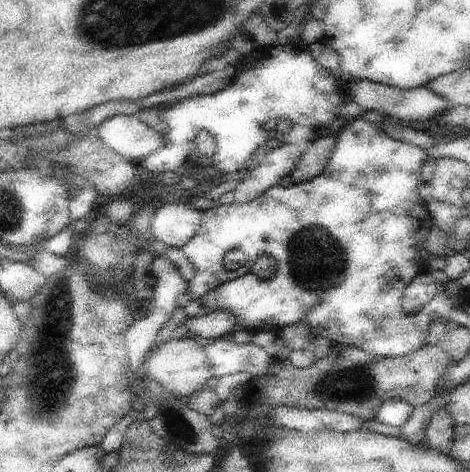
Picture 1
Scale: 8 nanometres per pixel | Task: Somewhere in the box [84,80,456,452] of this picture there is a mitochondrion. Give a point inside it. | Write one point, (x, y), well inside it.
(318, 258)

